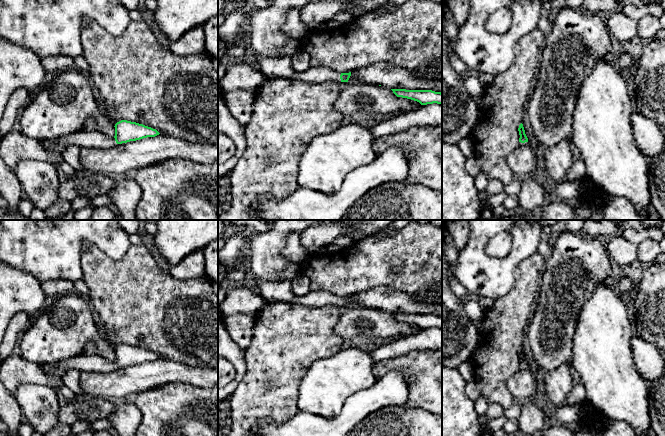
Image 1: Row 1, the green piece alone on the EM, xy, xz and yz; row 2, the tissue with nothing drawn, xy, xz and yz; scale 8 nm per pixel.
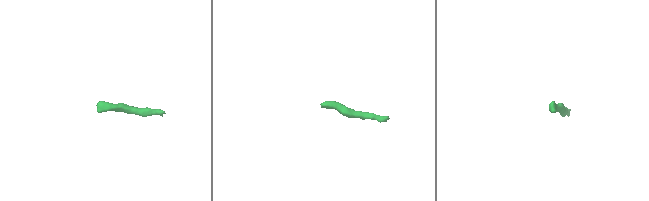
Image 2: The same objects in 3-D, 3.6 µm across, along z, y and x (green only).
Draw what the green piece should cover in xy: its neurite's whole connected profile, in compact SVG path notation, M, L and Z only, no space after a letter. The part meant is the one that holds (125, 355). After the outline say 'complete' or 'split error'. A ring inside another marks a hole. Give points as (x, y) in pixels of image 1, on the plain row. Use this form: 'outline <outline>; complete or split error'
outline M127 344L117 346L114 351L114 361L108 361L98 354L80 355L41 367L46 373L62 377L69 369L77 369L80 372L108 373L118 368L155 361L160 358L156 353Z; split error

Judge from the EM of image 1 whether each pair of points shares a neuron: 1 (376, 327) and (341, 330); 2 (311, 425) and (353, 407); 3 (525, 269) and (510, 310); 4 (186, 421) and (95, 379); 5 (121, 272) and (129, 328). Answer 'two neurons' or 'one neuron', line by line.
1: one neuron
2: one neuron
3: one neuron
4: two neurons
5: one neuron

